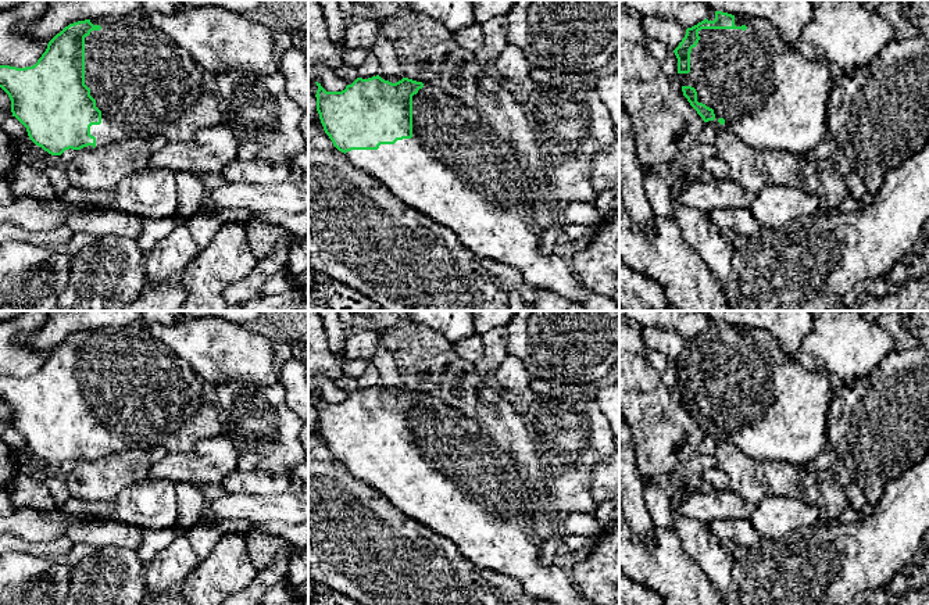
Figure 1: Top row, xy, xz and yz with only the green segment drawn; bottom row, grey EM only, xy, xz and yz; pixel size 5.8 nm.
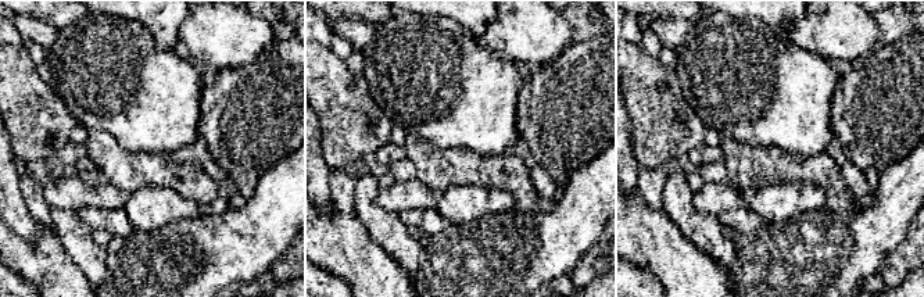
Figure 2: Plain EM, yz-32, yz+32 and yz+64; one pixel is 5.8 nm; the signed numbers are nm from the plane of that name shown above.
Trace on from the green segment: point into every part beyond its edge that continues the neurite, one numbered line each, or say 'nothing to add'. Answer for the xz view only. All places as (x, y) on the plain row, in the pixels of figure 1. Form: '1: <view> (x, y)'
1: xz (456, 480)

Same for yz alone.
1: yz (771, 407)

